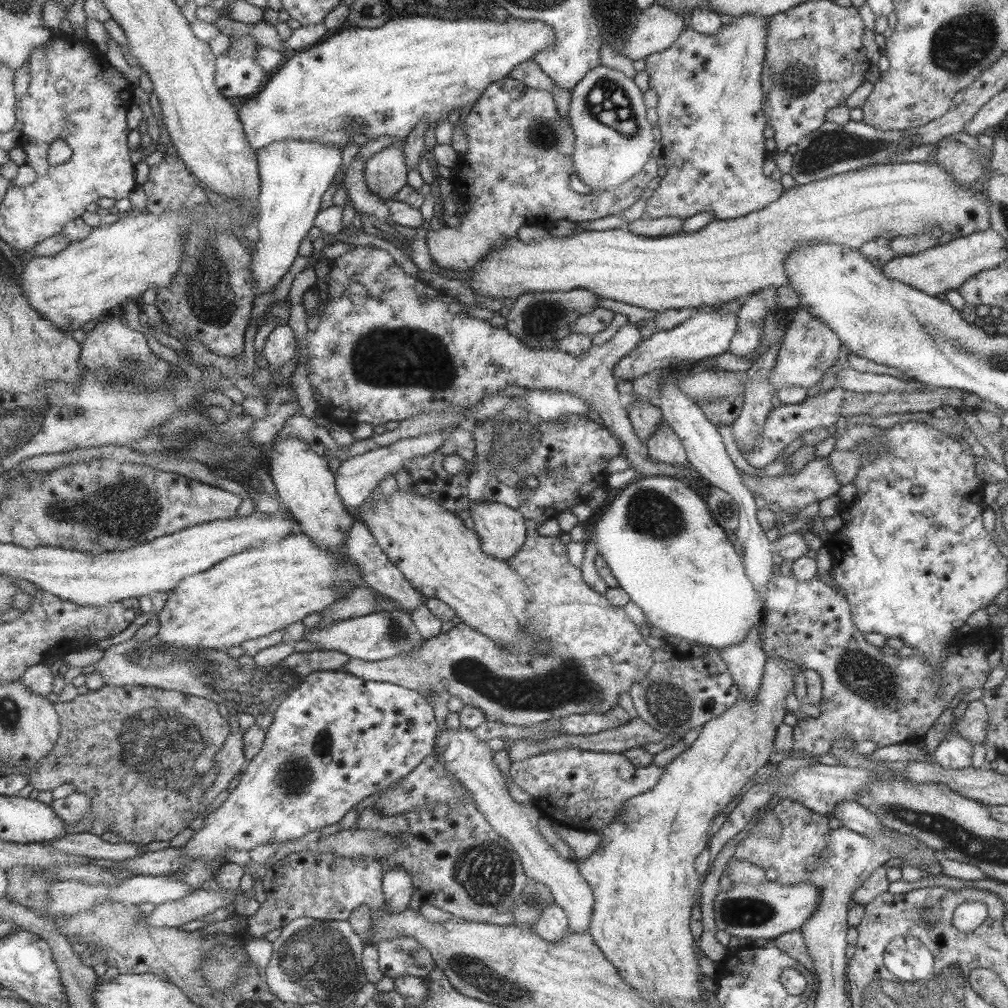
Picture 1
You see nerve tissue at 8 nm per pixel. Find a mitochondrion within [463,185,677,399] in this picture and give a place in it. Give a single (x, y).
(543, 320)

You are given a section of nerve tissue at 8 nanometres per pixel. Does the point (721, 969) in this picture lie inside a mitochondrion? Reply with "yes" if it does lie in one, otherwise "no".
no

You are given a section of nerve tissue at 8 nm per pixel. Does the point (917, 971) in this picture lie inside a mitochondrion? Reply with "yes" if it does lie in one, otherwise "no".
yes

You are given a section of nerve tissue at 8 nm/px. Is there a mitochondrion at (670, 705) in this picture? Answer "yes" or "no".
yes

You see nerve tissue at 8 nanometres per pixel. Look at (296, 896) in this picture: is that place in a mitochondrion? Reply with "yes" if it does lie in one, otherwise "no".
no

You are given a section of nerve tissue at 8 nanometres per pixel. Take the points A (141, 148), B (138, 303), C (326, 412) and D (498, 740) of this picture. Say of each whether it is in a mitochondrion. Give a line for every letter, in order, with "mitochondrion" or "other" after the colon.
A: other
B: other
C: other
D: other

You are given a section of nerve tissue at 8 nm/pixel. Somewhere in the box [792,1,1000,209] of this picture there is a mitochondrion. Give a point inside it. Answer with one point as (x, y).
(962, 42)

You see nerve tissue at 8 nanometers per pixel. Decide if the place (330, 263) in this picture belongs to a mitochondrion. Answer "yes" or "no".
no

